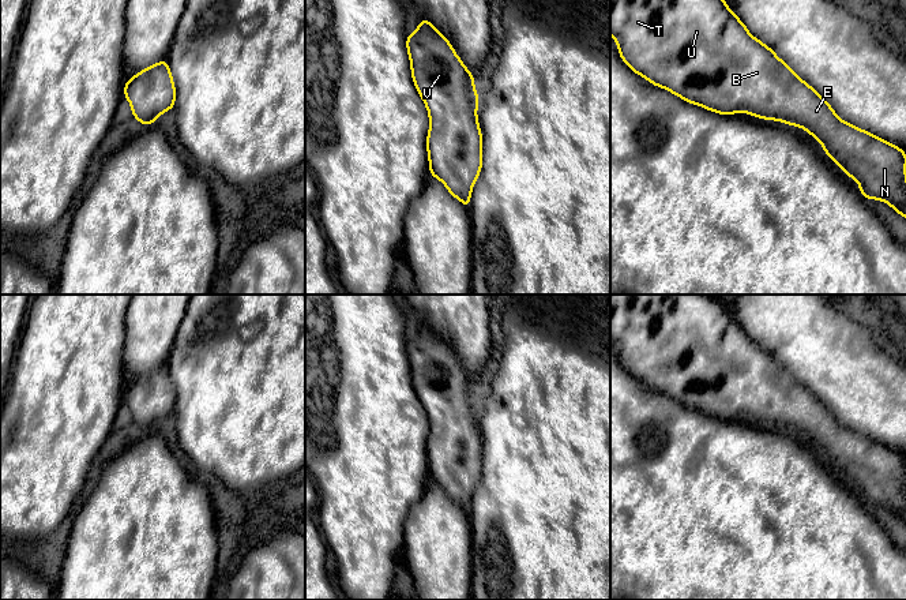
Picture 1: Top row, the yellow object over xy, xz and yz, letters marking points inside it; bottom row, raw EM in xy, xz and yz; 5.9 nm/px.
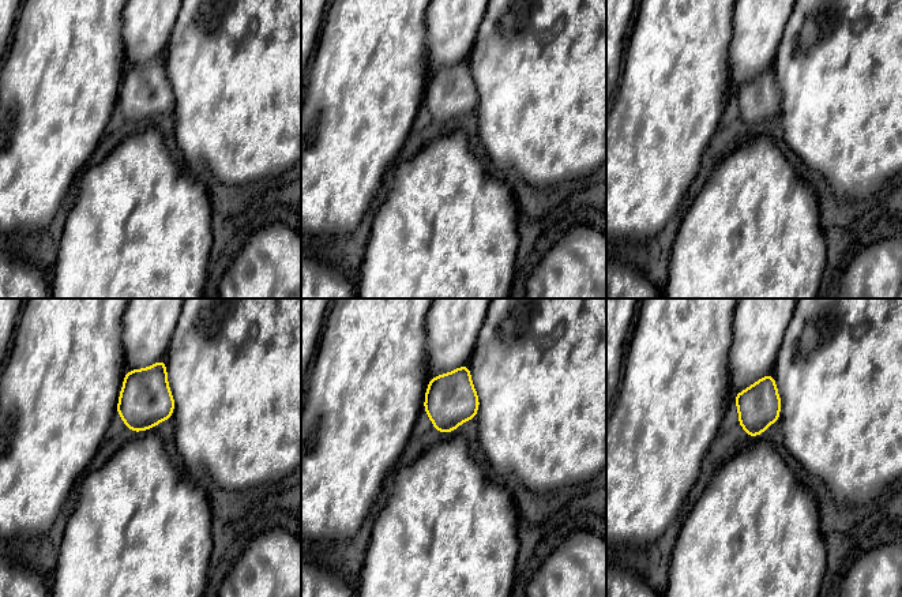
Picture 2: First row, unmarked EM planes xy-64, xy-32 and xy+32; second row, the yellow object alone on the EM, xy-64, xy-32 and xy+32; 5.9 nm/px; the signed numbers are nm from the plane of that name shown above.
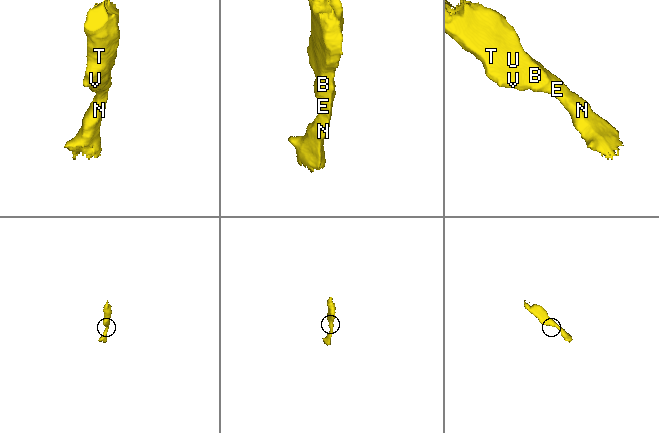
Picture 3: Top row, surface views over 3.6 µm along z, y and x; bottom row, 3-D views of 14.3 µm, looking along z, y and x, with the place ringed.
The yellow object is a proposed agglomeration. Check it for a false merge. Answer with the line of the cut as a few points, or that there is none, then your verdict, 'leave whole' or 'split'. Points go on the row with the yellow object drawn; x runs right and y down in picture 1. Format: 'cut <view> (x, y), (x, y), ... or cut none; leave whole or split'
cut none; leave whole

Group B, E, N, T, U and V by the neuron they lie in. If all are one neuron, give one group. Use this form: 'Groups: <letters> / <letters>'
Groups: B E N T U V

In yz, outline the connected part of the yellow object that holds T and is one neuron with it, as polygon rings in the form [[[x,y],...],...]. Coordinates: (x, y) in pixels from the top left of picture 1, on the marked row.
[[[610,0],[610,34],[620,57],[634,72],[689,104],[721,115],[745,112],[804,128],[819,140],[824,153],[860,184],[858,190],[865,199],[883,200],[906,218],[906,153],[841,120],[813,87],[798,78],[772,49],[749,34],[725,0]]]

